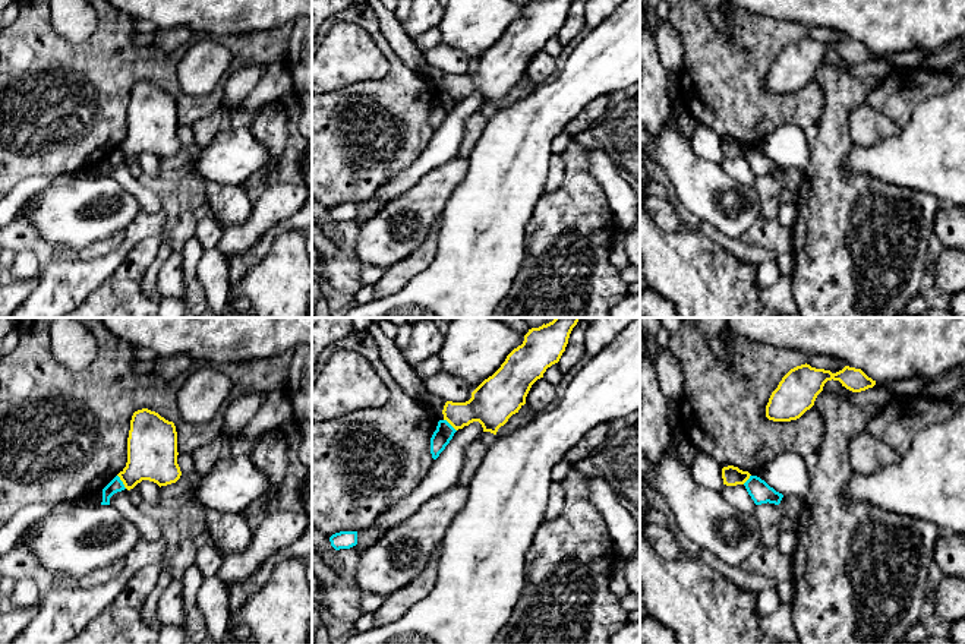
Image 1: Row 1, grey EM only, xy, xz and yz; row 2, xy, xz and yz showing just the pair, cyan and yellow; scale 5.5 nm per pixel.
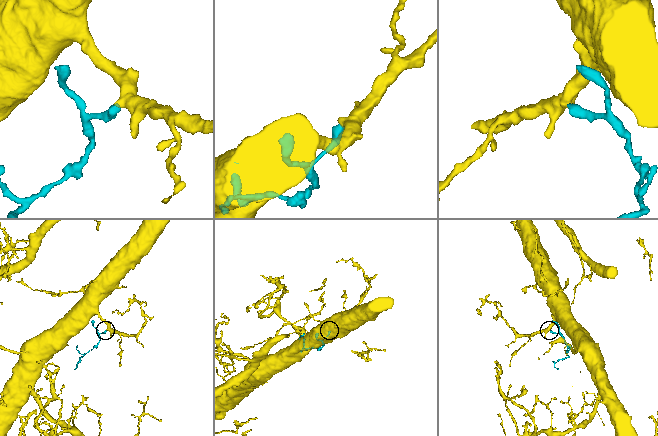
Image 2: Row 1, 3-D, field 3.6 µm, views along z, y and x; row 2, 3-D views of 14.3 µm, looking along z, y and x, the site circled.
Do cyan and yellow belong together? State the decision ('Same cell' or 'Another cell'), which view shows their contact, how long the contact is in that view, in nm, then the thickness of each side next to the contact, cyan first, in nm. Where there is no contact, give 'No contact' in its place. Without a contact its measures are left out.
Another cell. Touches cyan in xy. Shared border 90 nm. Thickness 80 nm (cyan) against 280 nm

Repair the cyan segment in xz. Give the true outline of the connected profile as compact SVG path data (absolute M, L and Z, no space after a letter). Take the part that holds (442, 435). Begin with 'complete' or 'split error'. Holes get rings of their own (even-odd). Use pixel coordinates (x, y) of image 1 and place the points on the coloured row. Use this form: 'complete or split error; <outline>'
complete; M447 420L438 422L436 430L431 438L431 454L433 460L445 449L455 432L457 430Z

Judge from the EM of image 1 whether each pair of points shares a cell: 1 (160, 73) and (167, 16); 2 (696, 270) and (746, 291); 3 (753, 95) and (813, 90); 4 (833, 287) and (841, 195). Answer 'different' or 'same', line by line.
1: different
2: same
3: same
4: same

